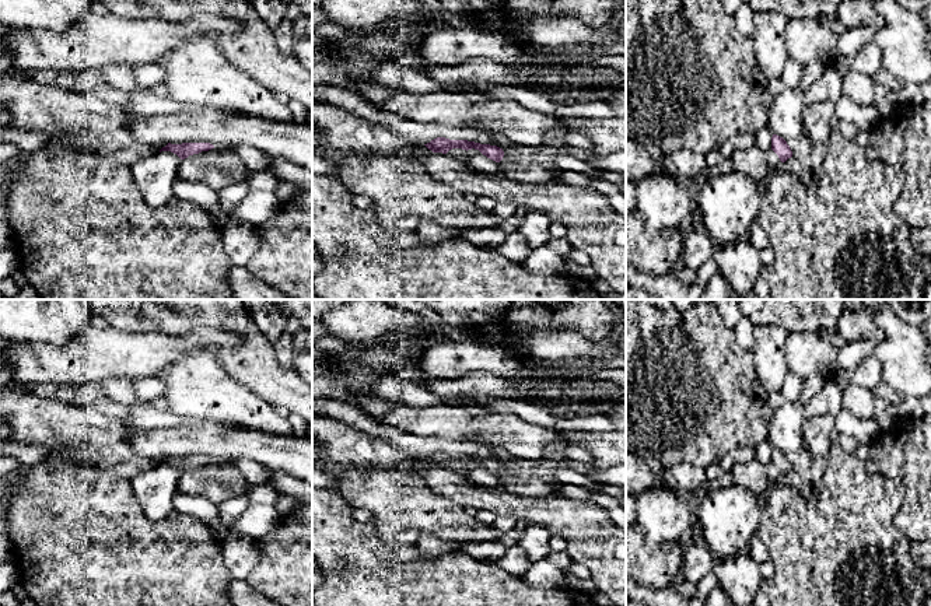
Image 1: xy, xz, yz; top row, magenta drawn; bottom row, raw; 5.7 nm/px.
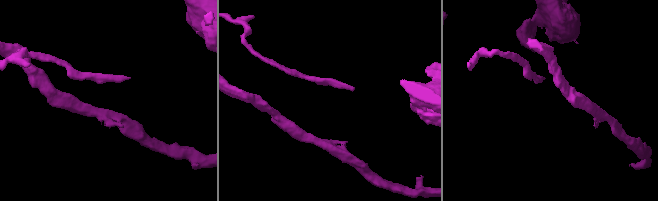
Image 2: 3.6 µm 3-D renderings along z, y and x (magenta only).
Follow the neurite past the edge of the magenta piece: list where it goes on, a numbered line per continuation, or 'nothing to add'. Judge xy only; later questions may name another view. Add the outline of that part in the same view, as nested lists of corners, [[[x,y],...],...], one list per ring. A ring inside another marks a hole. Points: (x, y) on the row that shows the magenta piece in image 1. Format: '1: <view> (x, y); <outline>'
nothing to add

